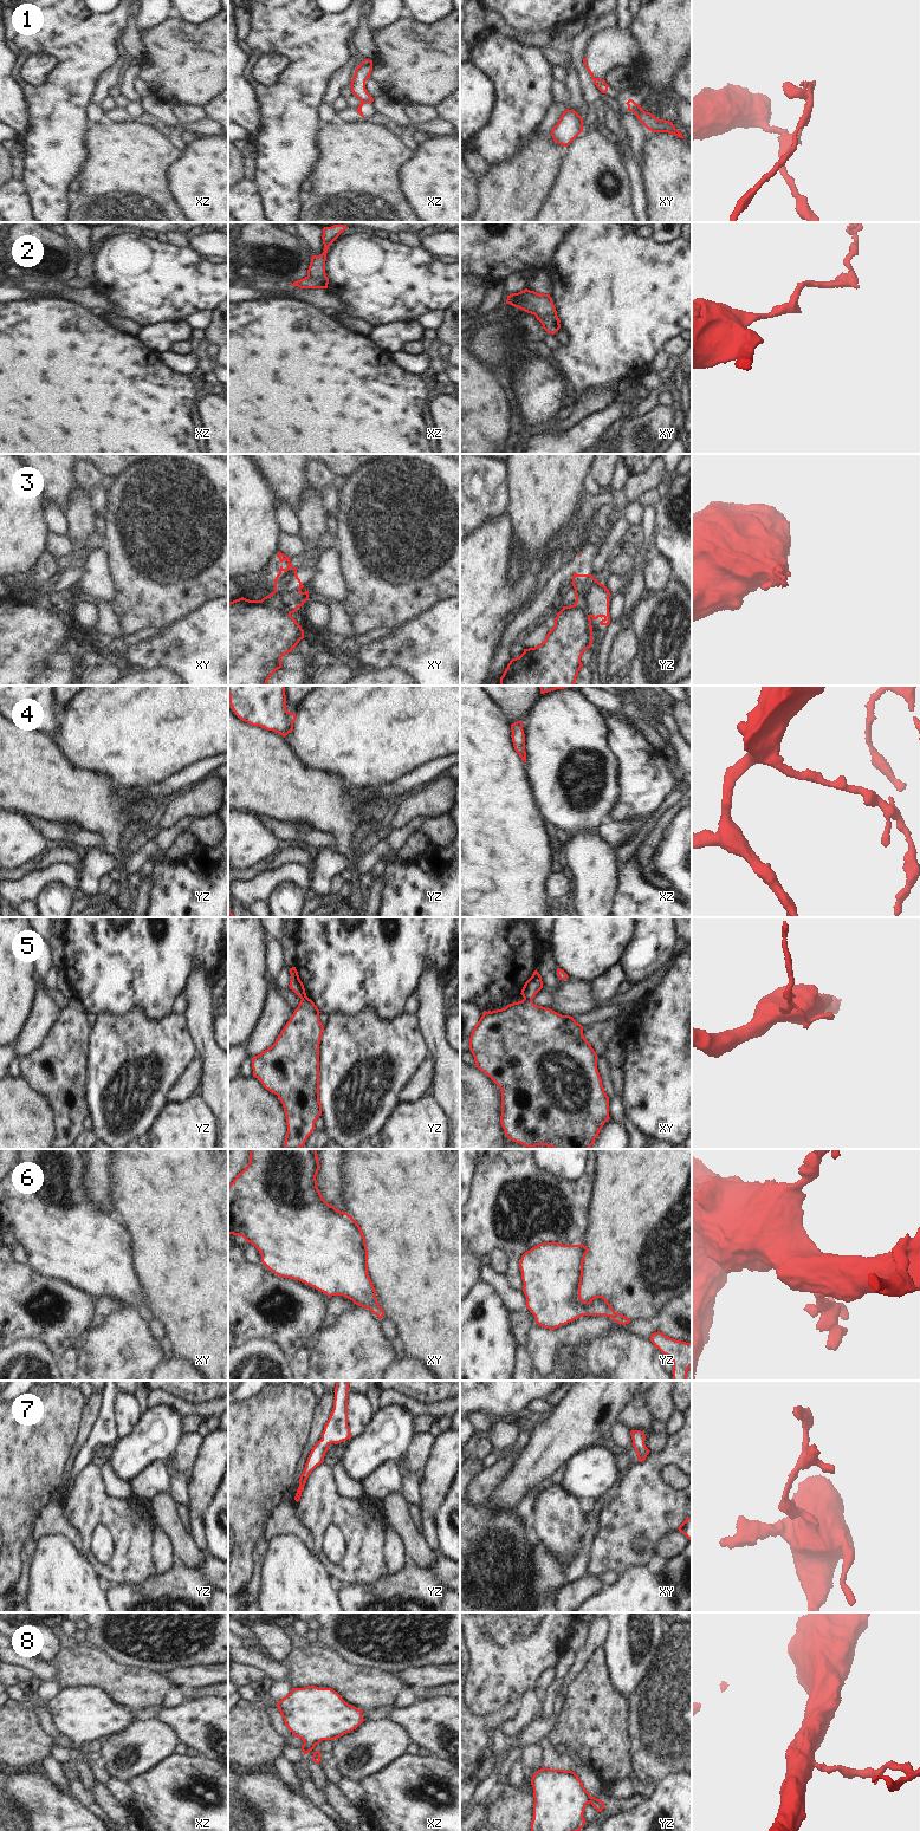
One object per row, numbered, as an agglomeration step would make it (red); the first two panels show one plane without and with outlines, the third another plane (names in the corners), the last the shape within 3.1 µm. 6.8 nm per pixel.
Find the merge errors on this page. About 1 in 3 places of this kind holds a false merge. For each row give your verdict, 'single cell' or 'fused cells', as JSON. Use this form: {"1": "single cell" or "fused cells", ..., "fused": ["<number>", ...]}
{"1": "fused cells", "2": "single cell", "3": "fused cells", "4": "single cell", "5": "fused cells", "6": "single cell", "7": "single cell", "8": "single cell", "fused": ["1", "3", "5"]}

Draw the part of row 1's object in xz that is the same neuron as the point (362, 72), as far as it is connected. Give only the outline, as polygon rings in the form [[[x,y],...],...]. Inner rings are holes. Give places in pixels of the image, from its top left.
[[[364,59],[355,70],[355,76],[351,79],[351,91],[361,102],[372,103],[374,98],[365,89],[365,80],[370,78],[372,71],[372,60]]]

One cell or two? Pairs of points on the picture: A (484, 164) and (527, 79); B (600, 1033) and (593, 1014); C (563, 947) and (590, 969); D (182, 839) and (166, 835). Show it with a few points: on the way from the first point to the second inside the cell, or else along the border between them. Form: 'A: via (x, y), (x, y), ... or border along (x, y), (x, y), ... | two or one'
A: border along (472, 147), (491, 166) | two
B: border along (620, 1007), (615, 1014), (583, 1026) | two
C: via (570, 949), (583, 962) | one
D: border along (186, 829), (163, 851) | two

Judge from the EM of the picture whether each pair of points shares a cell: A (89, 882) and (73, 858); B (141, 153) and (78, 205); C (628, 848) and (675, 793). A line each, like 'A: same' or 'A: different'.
A: different
B: same
C: same

